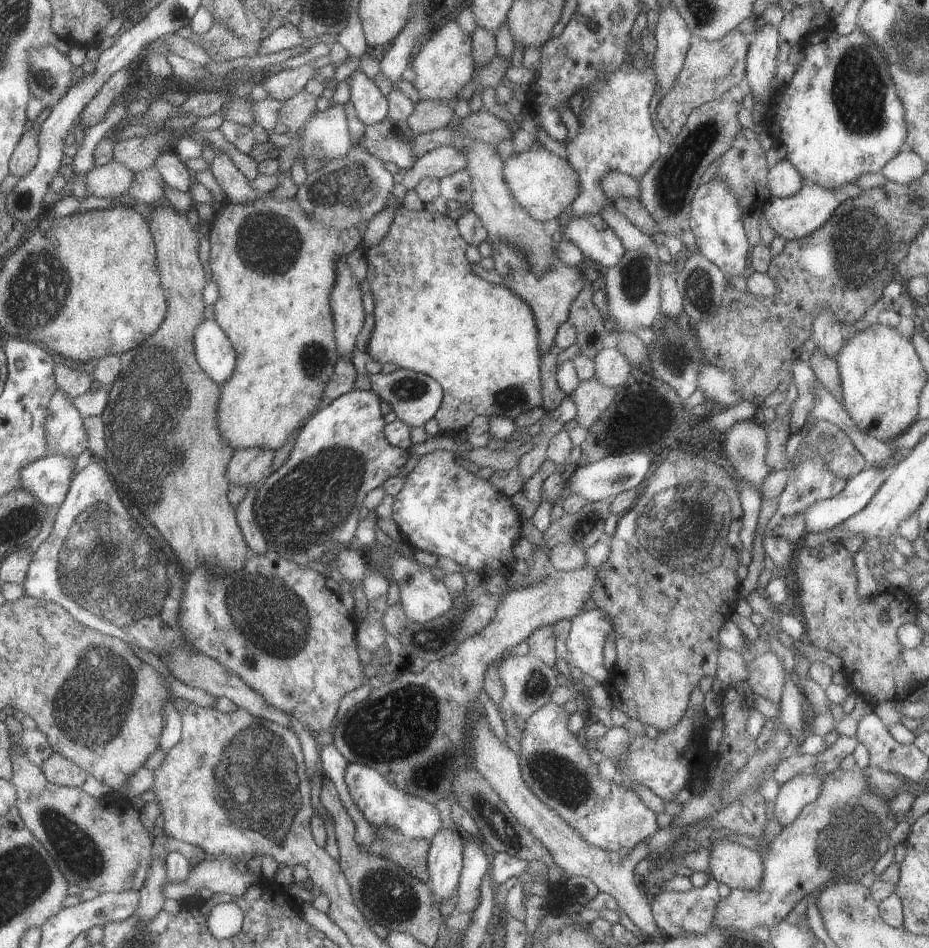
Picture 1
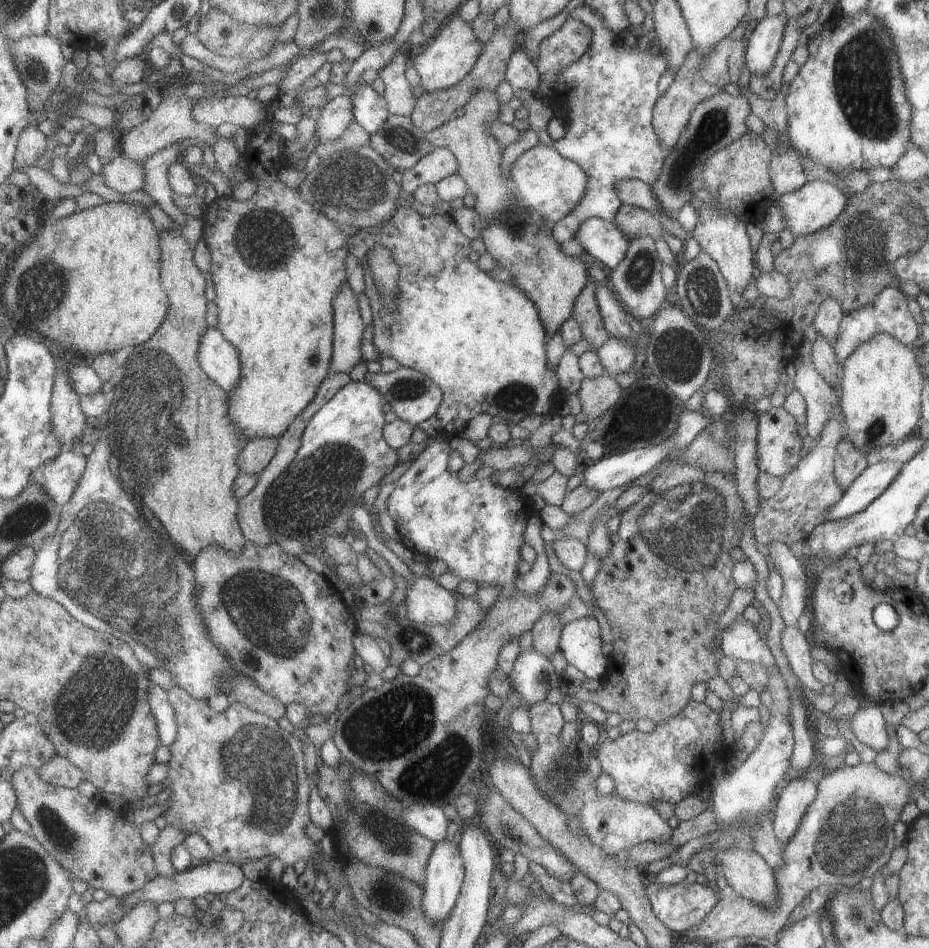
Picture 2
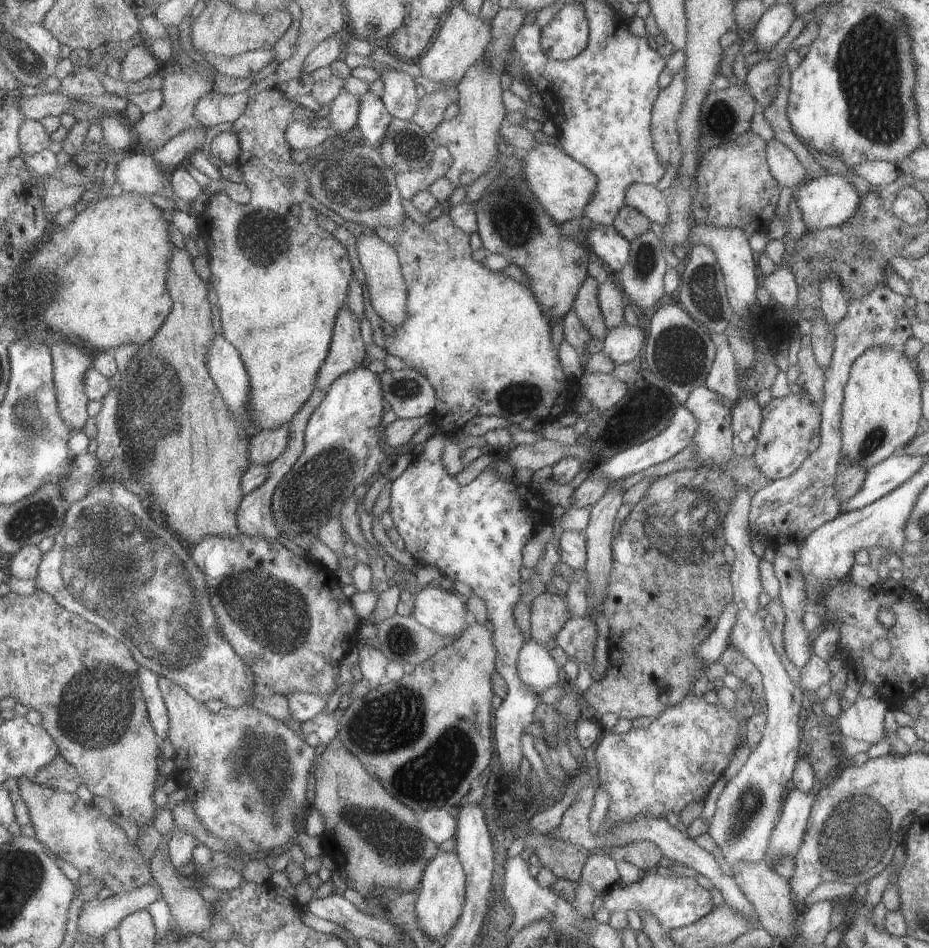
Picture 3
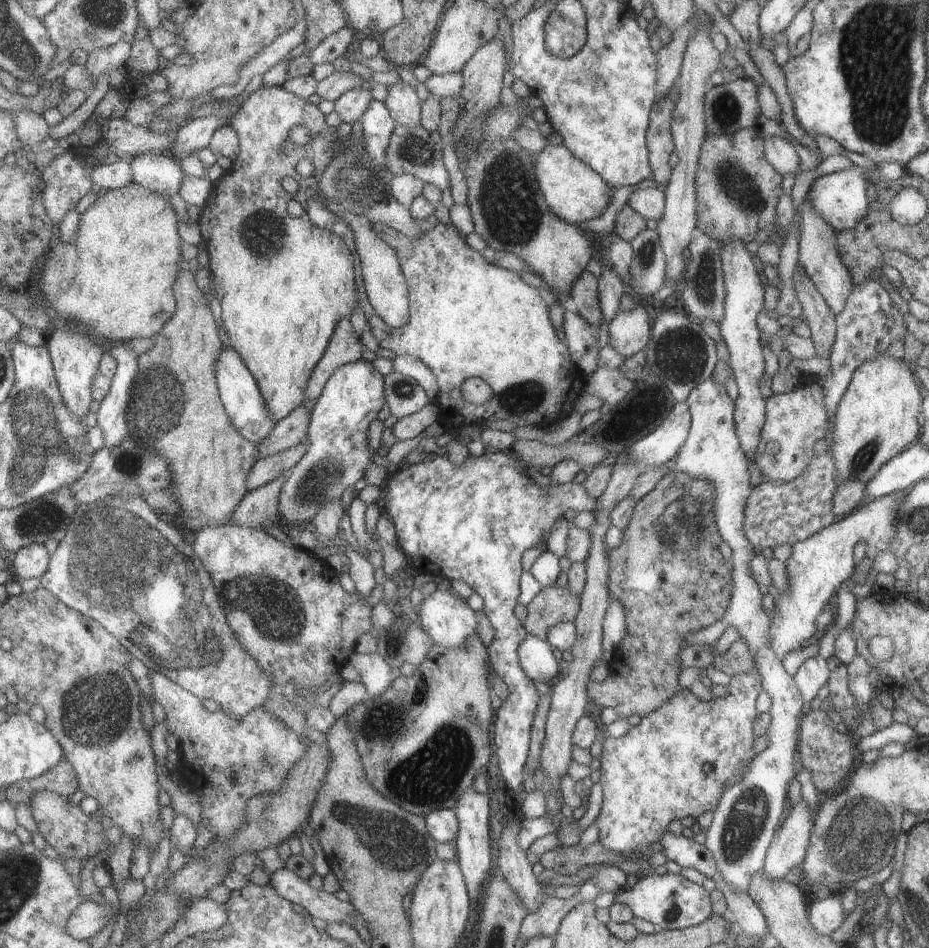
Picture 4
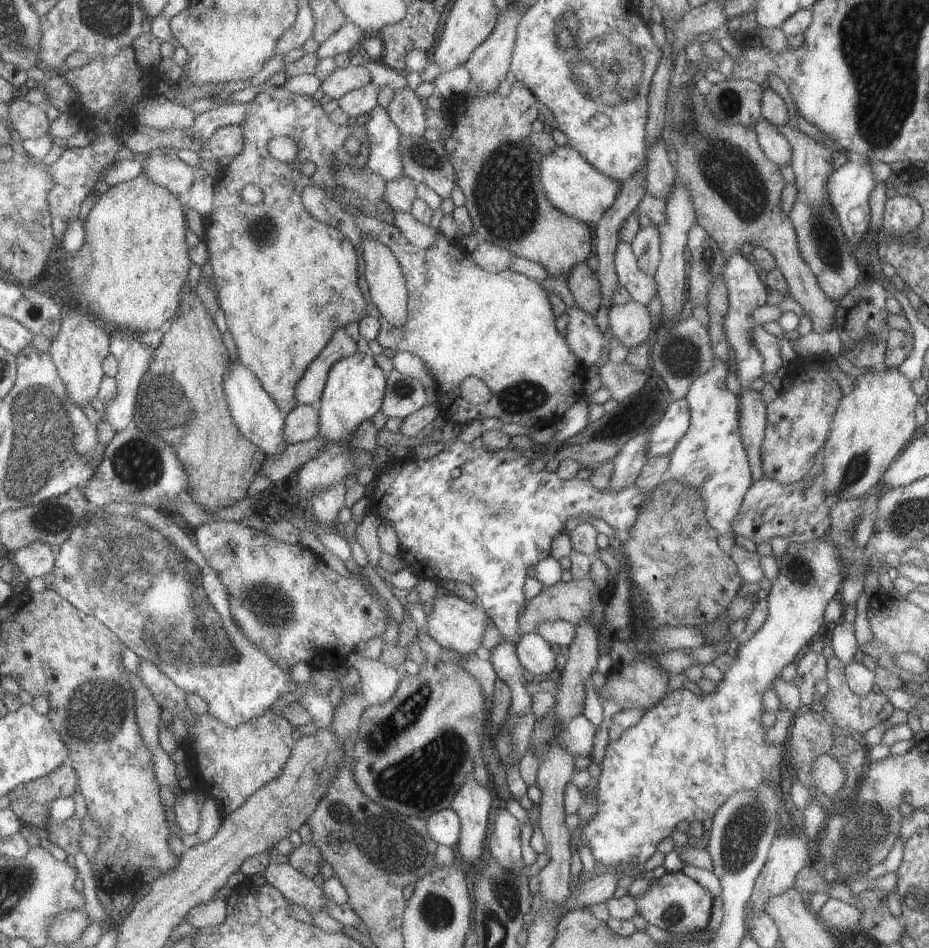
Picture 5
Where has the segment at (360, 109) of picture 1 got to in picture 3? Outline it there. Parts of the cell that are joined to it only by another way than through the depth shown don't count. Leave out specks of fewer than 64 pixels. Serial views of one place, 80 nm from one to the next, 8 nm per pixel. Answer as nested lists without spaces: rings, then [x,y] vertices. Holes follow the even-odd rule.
[[[367,91],[359,96],[359,112],[356,127],[365,138],[365,144],[373,147],[381,146],[381,140],[387,132],[391,116],[387,113],[380,98]]]

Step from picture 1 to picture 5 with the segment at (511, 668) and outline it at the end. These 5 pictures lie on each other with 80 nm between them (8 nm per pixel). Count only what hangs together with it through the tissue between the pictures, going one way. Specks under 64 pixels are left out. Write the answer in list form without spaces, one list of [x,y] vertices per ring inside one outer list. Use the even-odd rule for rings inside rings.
[[[522,634],[515,646],[515,654],[520,666],[536,679],[554,676],[558,670],[555,665],[556,655],[539,634]]]

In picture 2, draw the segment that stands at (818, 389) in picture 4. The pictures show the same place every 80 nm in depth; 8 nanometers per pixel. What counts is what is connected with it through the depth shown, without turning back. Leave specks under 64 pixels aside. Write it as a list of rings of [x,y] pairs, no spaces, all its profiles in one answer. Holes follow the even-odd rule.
[[[771,406],[767,412],[760,413],[758,416],[758,434],[756,437],[756,471],[762,471],[775,478],[783,478],[789,474],[795,464],[799,462],[799,452],[802,439],[797,434],[798,425],[793,416],[780,406]]]

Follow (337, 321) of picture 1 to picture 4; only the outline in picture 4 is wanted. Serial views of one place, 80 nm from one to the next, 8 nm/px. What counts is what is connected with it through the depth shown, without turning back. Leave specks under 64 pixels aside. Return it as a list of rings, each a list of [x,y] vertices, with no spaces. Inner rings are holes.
[[[341,318],[337,322],[331,341],[328,343],[328,349],[325,350],[324,354],[321,354],[321,359],[317,365],[313,366],[312,374],[305,384],[304,400],[316,402],[324,390],[325,382],[333,374],[333,370],[339,368],[341,364],[357,362],[357,360],[362,359],[363,348],[360,338],[354,334],[348,318]]]

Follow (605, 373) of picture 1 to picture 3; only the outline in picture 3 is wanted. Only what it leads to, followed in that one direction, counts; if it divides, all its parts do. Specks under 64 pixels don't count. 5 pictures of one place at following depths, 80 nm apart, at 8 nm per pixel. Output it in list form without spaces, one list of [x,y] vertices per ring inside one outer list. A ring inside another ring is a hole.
[[[641,316],[640,323],[634,327],[623,322],[615,328],[609,328],[607,336],[602,341],[603,346],[600,352],[603,352],[607,358],[611,358],[616,366],[622,366],[633,360],[635,356],[638,356],[646,338],[645,318]]]

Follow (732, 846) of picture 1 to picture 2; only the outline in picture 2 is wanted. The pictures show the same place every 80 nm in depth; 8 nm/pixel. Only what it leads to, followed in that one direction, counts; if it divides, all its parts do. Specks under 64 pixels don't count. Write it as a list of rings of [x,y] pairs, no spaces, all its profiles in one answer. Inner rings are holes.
[[[739,848],[724,850],[719,858],[719,868],[728,890],[736,893],[739,898],[755,902],[767,910],[777,906],[779,892],[775,886],[773,870],[759,854]]]

